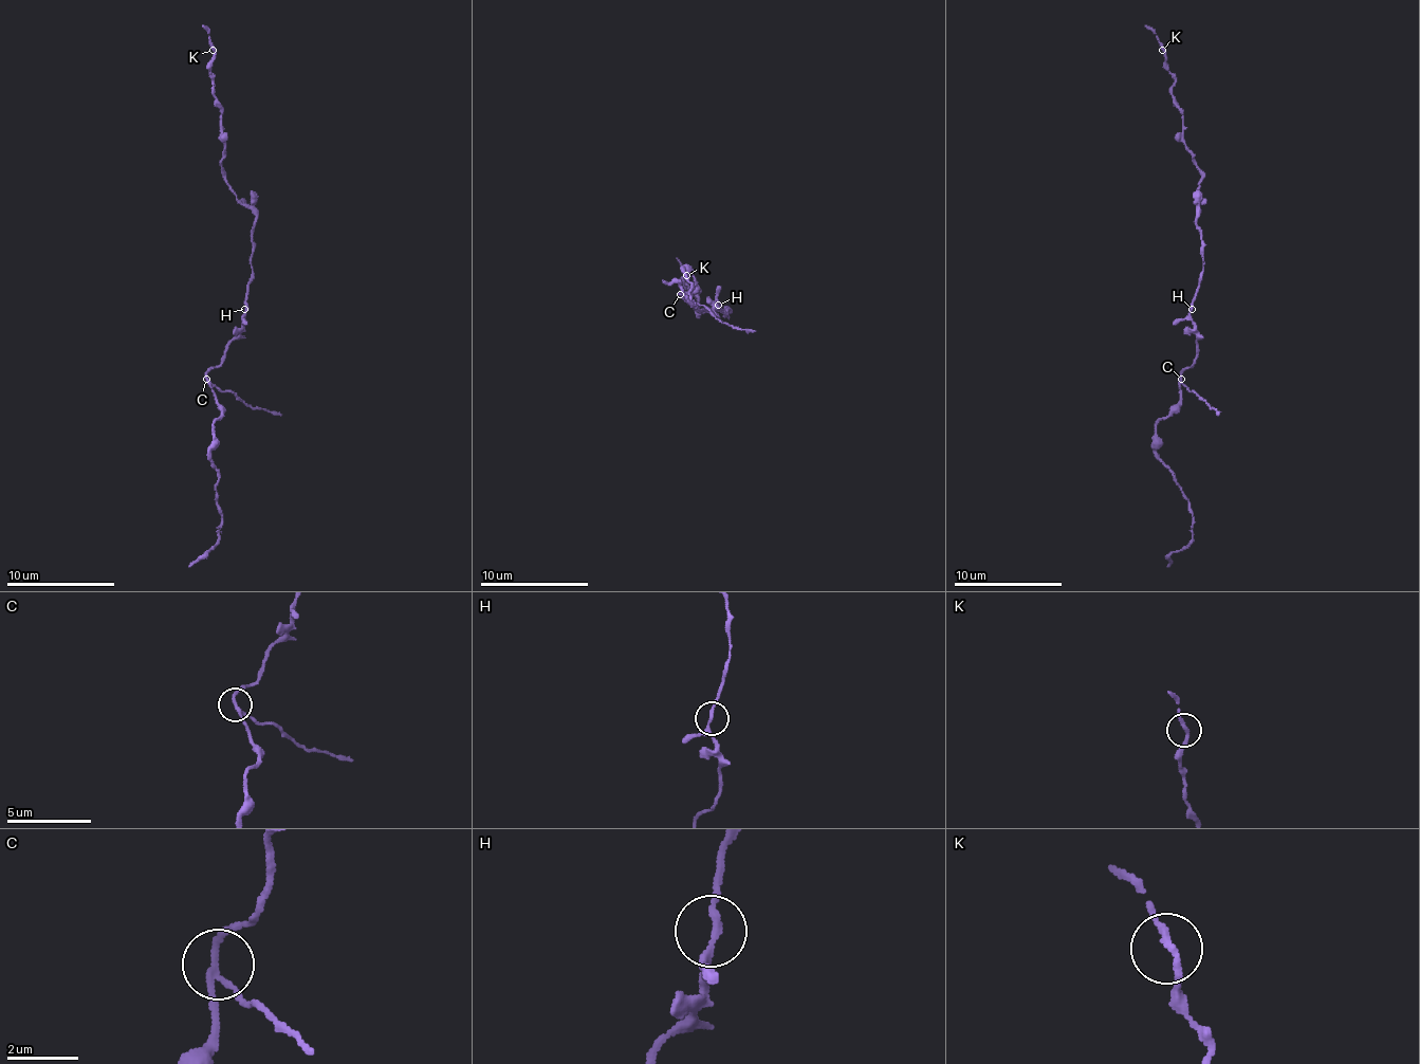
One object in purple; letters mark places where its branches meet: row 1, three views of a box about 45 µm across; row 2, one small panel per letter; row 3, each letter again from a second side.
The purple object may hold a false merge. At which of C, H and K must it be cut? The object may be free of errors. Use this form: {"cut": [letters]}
{"cut": ["C"]}

